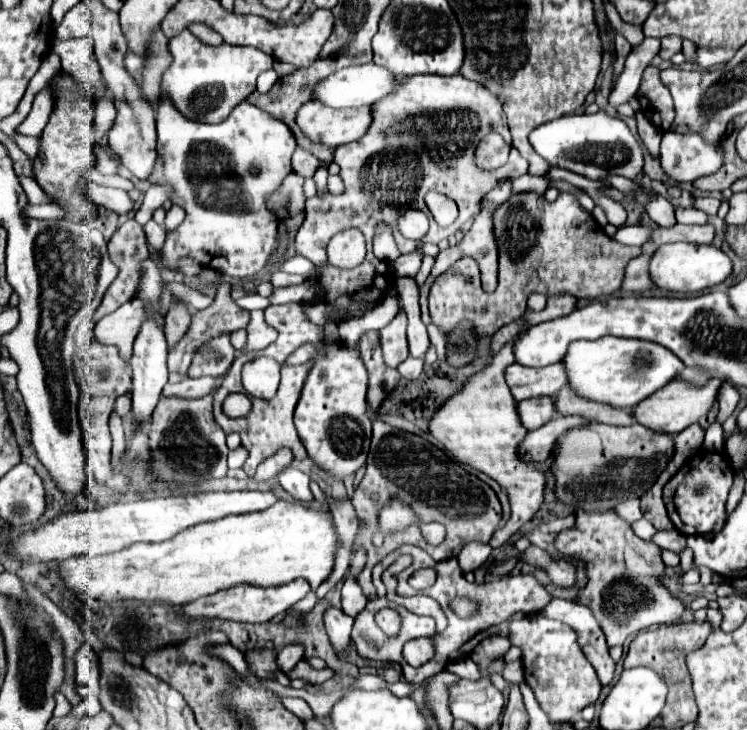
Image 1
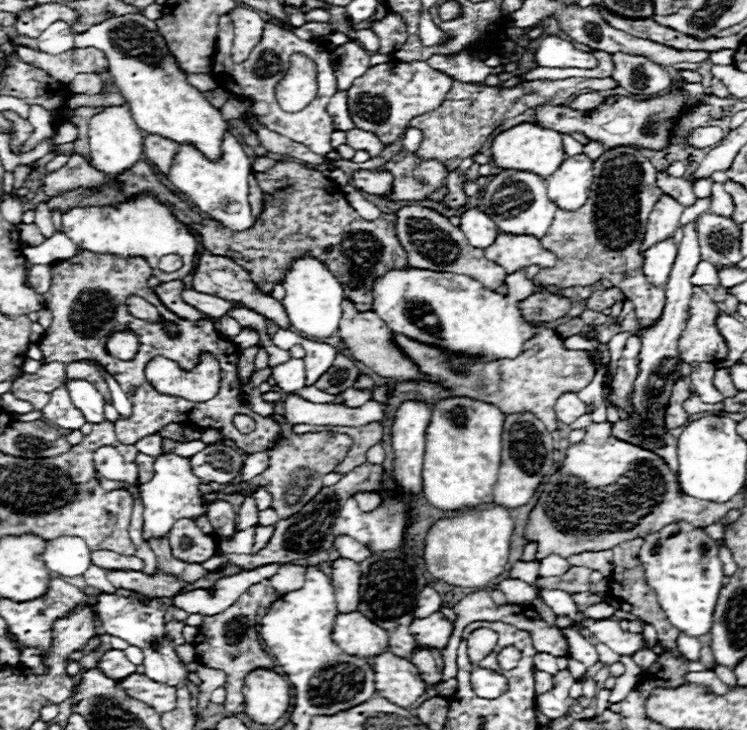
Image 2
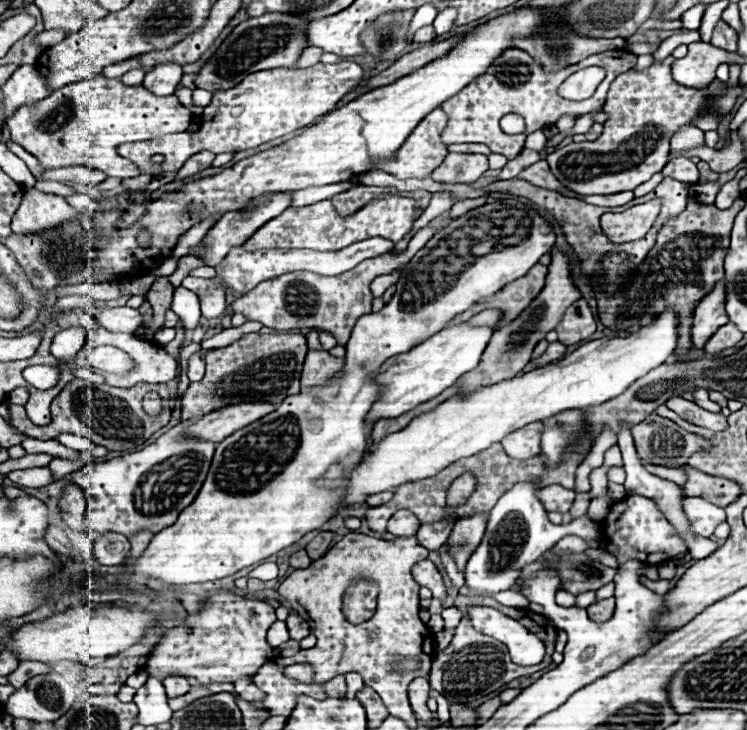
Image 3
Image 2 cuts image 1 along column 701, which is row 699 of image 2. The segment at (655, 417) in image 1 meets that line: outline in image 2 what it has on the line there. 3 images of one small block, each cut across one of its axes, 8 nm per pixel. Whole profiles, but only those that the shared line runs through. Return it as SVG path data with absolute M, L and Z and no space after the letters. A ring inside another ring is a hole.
M384 652L372 660L372 666L376 672L376 694L396 706L410 708L426 690L418 668L404 658Z

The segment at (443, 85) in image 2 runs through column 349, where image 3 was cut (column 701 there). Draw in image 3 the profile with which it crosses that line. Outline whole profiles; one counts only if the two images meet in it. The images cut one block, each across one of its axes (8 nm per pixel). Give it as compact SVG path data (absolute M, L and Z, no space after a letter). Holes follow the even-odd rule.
M672 56L666 58L662 64L654 62L650 68L642 72L628 70L620 74L612 82L608 100L602 108L606 114L610 114L610 120L604 122L604 132L600 134L600 138L594 142L572 142L568 146L556 148L552 154L546 156L550 170L562 182L562 186L578 194L586 194L586 196L588 194L616 194L624 190L634 190L638 184L650 180L652 174L664 168L664 164L668 162L668 154L670 154L672 134L682 126L690 126L696 114L706 106L706 98L704 98L706 88L686 90L684 86L676 84L670 74L670 64L672 64Z

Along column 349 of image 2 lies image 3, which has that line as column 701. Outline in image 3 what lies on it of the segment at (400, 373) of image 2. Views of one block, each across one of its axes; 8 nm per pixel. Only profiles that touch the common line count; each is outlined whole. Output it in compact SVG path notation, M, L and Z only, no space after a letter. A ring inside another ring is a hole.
M718 282L714 290L696 304L694 324L692 324L692 344L696 348L704 348L706 338L714 334L722 324L728 322L726 316L726 282Z

